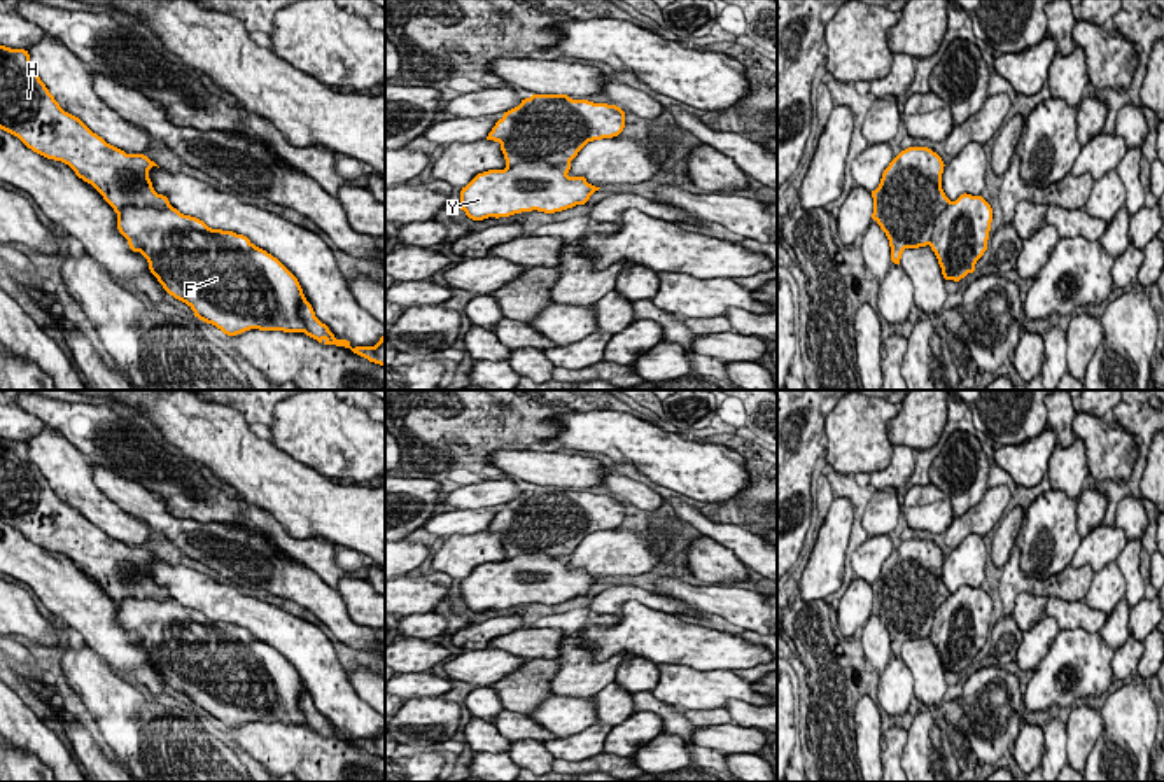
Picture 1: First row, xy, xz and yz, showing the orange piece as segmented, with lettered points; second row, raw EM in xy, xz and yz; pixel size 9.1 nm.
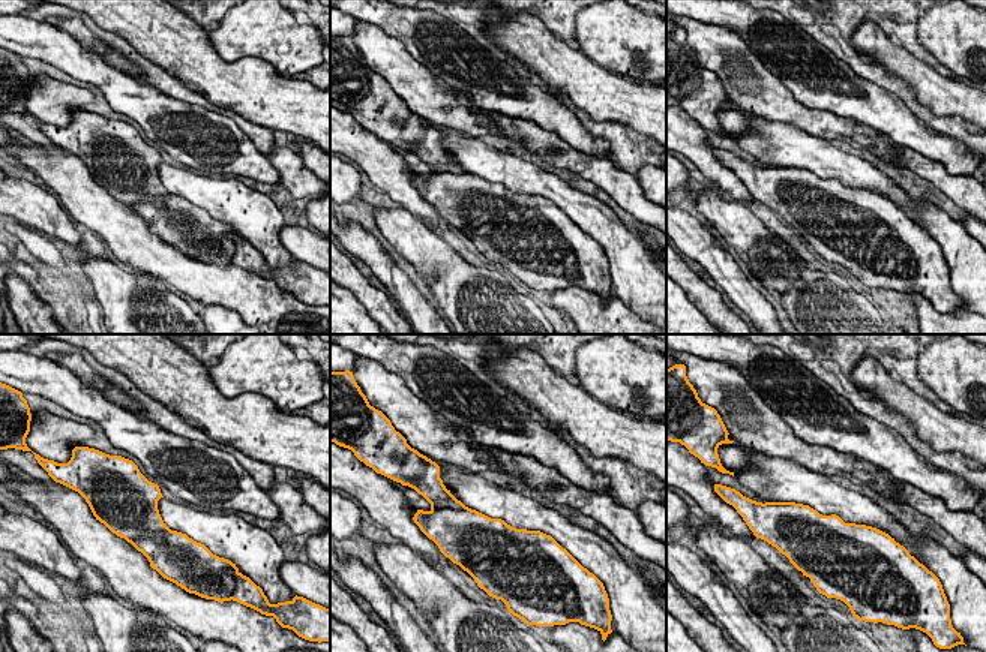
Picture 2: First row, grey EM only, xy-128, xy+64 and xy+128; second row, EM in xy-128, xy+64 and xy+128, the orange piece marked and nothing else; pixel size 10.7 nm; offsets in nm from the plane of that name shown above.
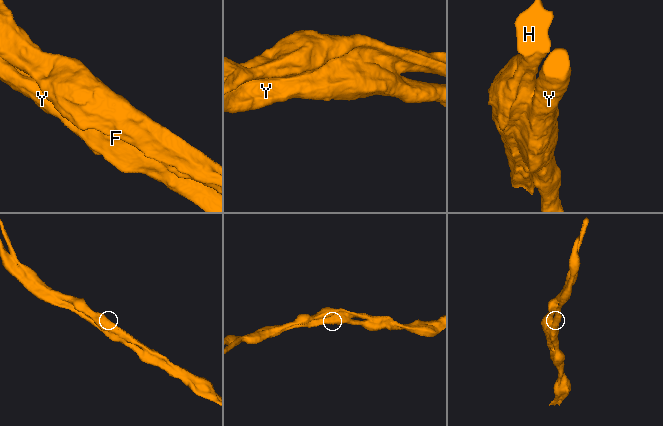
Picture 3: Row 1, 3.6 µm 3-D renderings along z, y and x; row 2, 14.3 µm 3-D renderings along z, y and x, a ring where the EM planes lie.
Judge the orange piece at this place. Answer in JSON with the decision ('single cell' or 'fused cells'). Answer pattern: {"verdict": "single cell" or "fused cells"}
{"verdict": "fused cells"}

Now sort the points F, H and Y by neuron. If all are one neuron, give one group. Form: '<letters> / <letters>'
F Y / H

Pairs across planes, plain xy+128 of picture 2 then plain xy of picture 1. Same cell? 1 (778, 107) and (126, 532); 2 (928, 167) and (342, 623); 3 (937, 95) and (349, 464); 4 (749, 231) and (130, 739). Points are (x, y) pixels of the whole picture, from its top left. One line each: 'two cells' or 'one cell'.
1: one cell
2: one cell
3: two cells
4: one cell

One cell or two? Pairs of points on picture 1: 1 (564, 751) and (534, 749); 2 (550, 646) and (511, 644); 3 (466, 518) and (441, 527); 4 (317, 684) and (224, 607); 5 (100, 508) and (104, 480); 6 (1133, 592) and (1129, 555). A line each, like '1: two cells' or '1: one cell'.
1: two cells
2: one cell
3: one cell
4: one cell
5: two cells
6: one cell

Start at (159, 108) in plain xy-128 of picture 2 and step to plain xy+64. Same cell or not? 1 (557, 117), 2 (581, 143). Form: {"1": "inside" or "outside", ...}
{"1": "outside", "2": "outside"}

